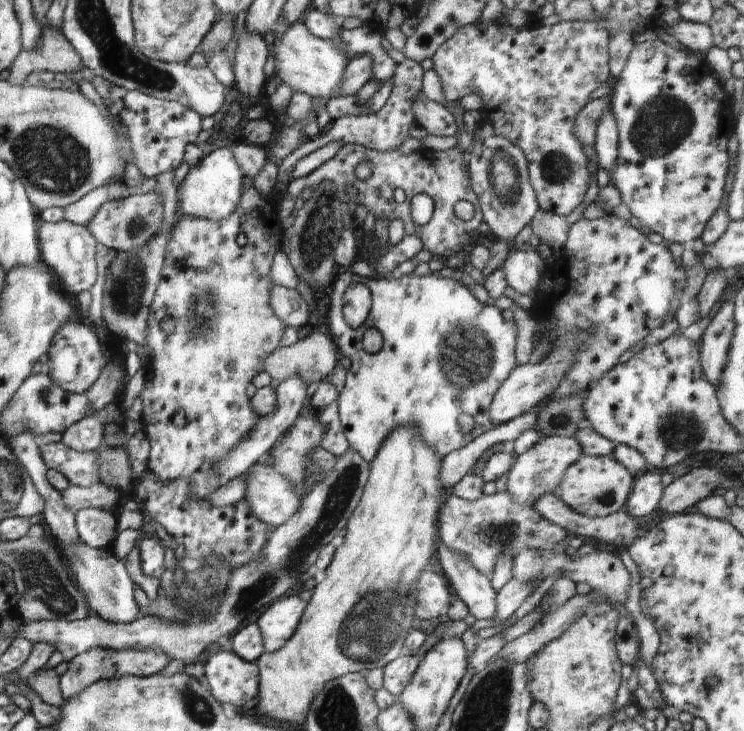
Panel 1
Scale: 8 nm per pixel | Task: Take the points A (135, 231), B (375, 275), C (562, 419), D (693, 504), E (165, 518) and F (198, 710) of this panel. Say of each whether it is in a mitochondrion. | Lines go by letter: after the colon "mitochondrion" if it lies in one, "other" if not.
A: mitochondrion
B: other
C: mitochondrion
D: other
E: other
F: mitochondrion

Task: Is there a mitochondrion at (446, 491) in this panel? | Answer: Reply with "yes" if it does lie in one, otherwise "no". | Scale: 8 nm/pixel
no

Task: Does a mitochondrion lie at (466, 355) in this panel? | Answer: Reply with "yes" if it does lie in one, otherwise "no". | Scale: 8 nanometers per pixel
yes

